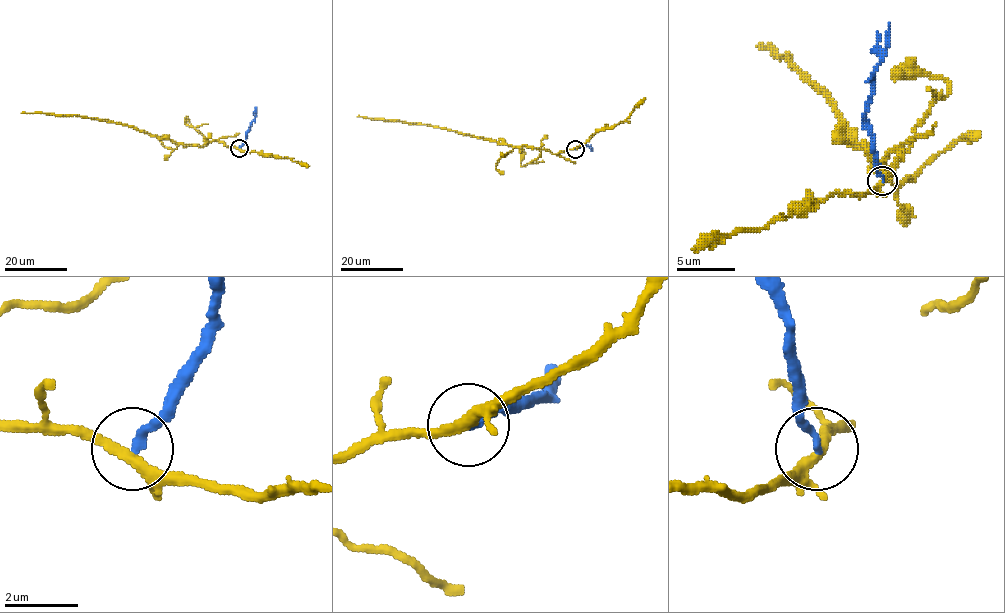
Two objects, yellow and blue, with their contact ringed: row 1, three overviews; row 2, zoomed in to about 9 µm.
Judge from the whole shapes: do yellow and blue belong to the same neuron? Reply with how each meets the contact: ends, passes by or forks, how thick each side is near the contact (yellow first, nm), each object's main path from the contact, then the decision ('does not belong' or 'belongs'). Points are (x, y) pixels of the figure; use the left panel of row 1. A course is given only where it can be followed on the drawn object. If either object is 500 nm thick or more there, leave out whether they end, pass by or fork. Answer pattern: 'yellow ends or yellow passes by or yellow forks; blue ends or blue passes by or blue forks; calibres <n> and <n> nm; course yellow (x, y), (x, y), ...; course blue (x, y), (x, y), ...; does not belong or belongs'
yellow passes by; blue ends; calibres 280 and 240 nm; course yellow (239, 148), (214, 140), (202, 145), (176, 144), (105, 120), (21, 113); course blue (239, 148), (254, 119), (257, 106); does not belong

